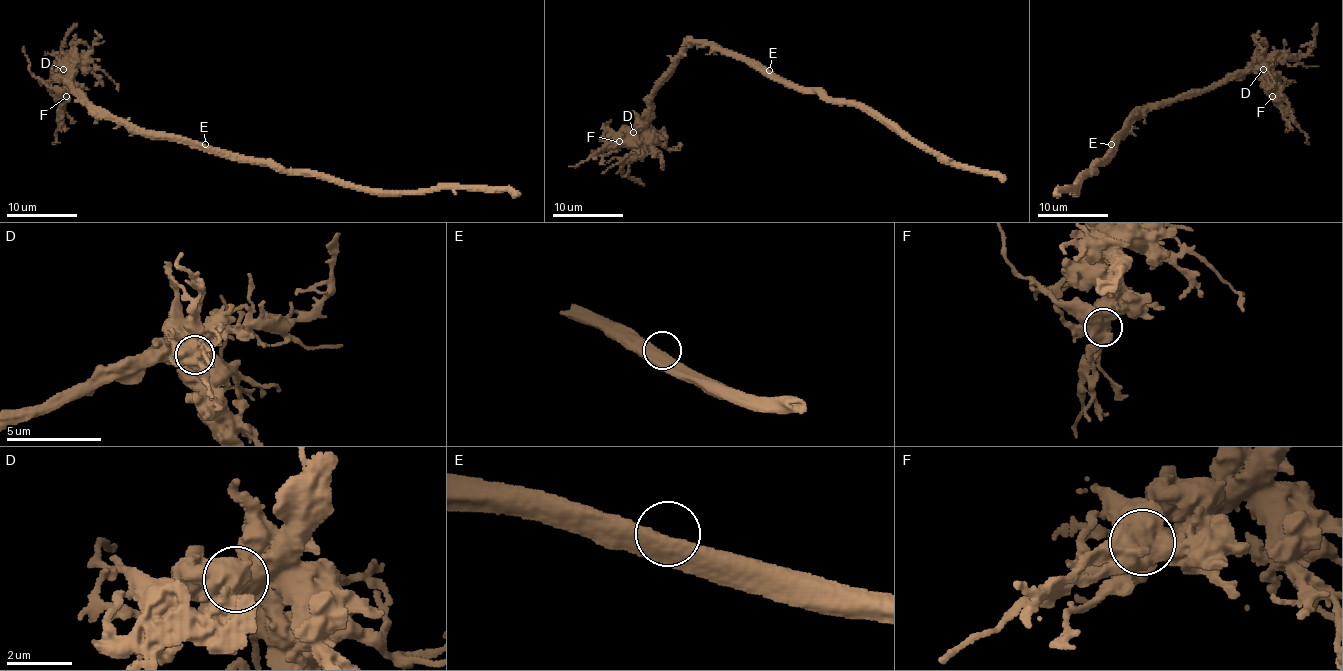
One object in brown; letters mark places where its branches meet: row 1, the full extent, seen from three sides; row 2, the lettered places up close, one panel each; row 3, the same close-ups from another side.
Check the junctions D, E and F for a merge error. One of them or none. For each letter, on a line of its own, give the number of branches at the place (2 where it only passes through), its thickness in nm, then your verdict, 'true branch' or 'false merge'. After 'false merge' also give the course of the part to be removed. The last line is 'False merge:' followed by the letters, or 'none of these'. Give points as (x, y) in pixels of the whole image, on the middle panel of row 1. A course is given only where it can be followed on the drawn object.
D: branches 2; calibre 850 nm; false merge; course (633, 132), (638, 152), (622, 170), (624, 175), (644, 186)
E: branches 2; calibre 550 nm; true branch
F: branches 2; calibre 800 nm; true branch
False merge: D

